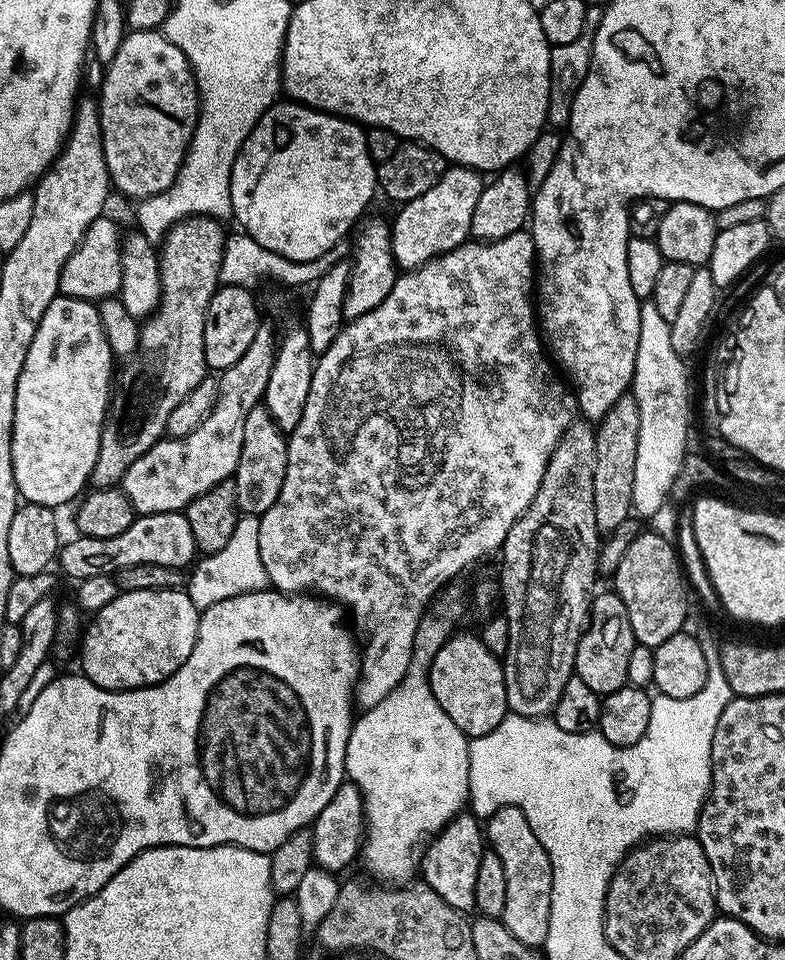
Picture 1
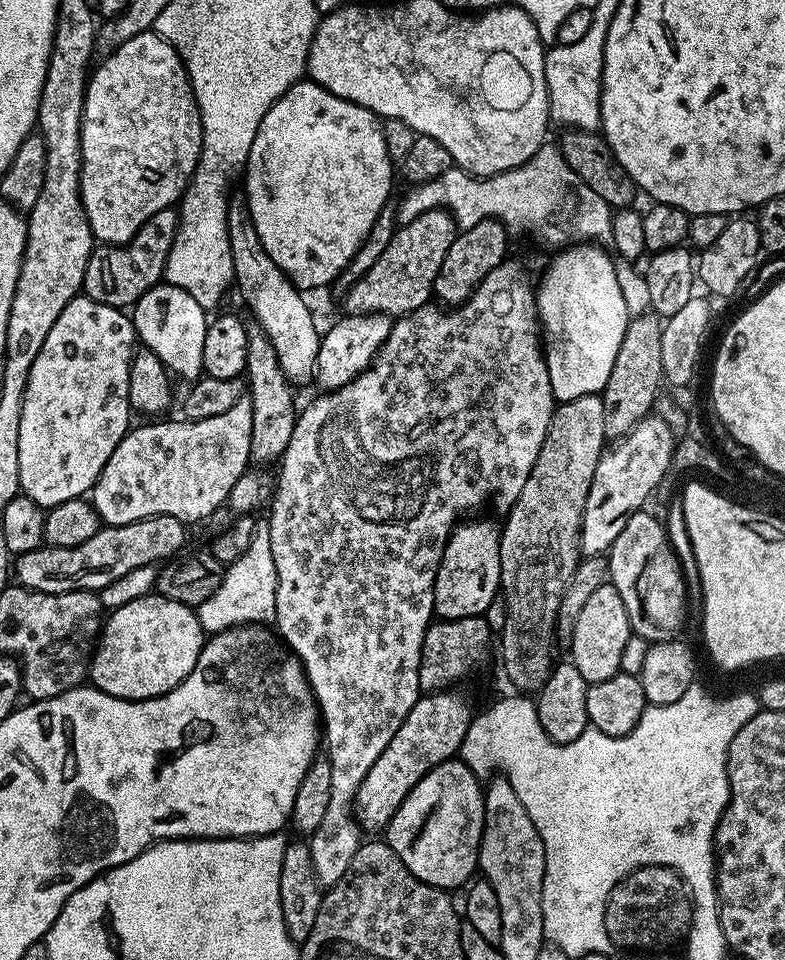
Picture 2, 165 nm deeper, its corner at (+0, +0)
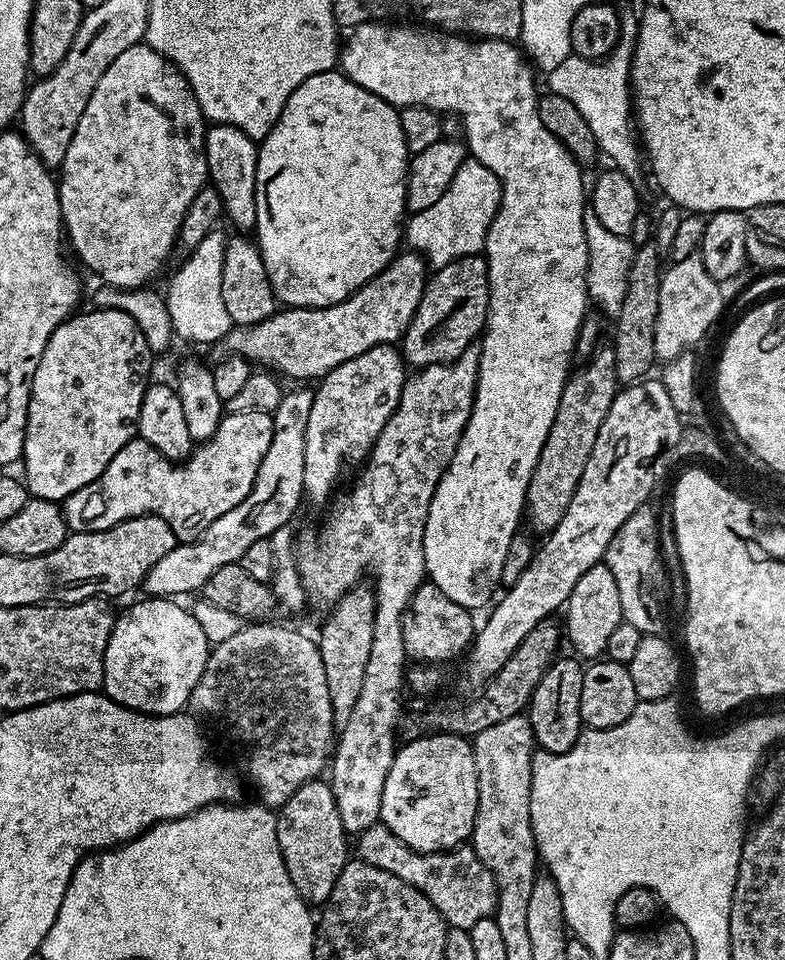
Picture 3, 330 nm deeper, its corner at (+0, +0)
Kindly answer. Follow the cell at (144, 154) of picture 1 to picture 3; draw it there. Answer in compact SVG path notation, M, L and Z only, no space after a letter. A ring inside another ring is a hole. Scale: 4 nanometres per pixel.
M146 42L130 46L130 50L122 50L109 68L98 78L98 86L94 86L94 94L90 94L90 102L78 118L78 126L74 130L74 138L70 138L70 147L66 150L66 158L62 171L58 176L60 189L60 218L66 240L72 243L76 256L105 285L118 289L138 289L151 285L152 279L160 272L164 259L173 255L177 246L177 236L182 226L183 216L187 207L194 200L200 188L209 183L206 154L204 153L204 133L206 121L202 110L198 106L198 98L194 98L194 90L189 86L187 78L177 70L176 65L170 63L162 54L158 54Z

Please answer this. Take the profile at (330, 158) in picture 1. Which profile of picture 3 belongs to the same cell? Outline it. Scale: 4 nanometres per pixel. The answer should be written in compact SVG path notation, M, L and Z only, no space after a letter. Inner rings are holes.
M339 70L314 74L314 78L306 78L306 82L302 82L302 86L298 86L298 90L290 94L278 122L272 127L267 138L259 141L258 147L256 186L258 218L254 229L254 240L260 245L268 281L281 305L290 308L334 306L350 294L357 292L366 282L374 279L401 251L402 237L406 232L406 188L410 153L406 146L406 138L402 138L399 111L393 104L378 98L378 94L370 94L370 90L362 90L358 82L354 82Z

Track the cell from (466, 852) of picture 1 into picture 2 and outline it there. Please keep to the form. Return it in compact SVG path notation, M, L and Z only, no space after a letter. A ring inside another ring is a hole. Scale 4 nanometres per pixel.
M453 758L434 766L406 794L402 806L394 814L386 829L386 842L398 854L398 858L410 870L410 874L417 876L435 888L453 890L463 889L477 875L480 867L480 843L484 833L484 788L481 777L475 776L464 761Z

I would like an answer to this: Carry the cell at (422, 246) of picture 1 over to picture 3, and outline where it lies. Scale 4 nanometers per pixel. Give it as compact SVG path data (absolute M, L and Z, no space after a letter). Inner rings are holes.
M404 250L396 255L374 279L366 282L357 292L350 294L342 302L329 308L281 307L273 316L257 324L233 326L224 335L222 344L223 347L228 347L227 351L231 355L240 356L256 366L267 366L281 377L293 376L294 379L300 380L296 382L312 382L308 380L315 381L317 378L322 378L330 370L342 366L342 362L350 362L350 358L358 358L358 354L366 354L366 350L374 346L395 345L410 326L418 310L418 302L422 302L424 285L429 279L430 268L423 255Z

